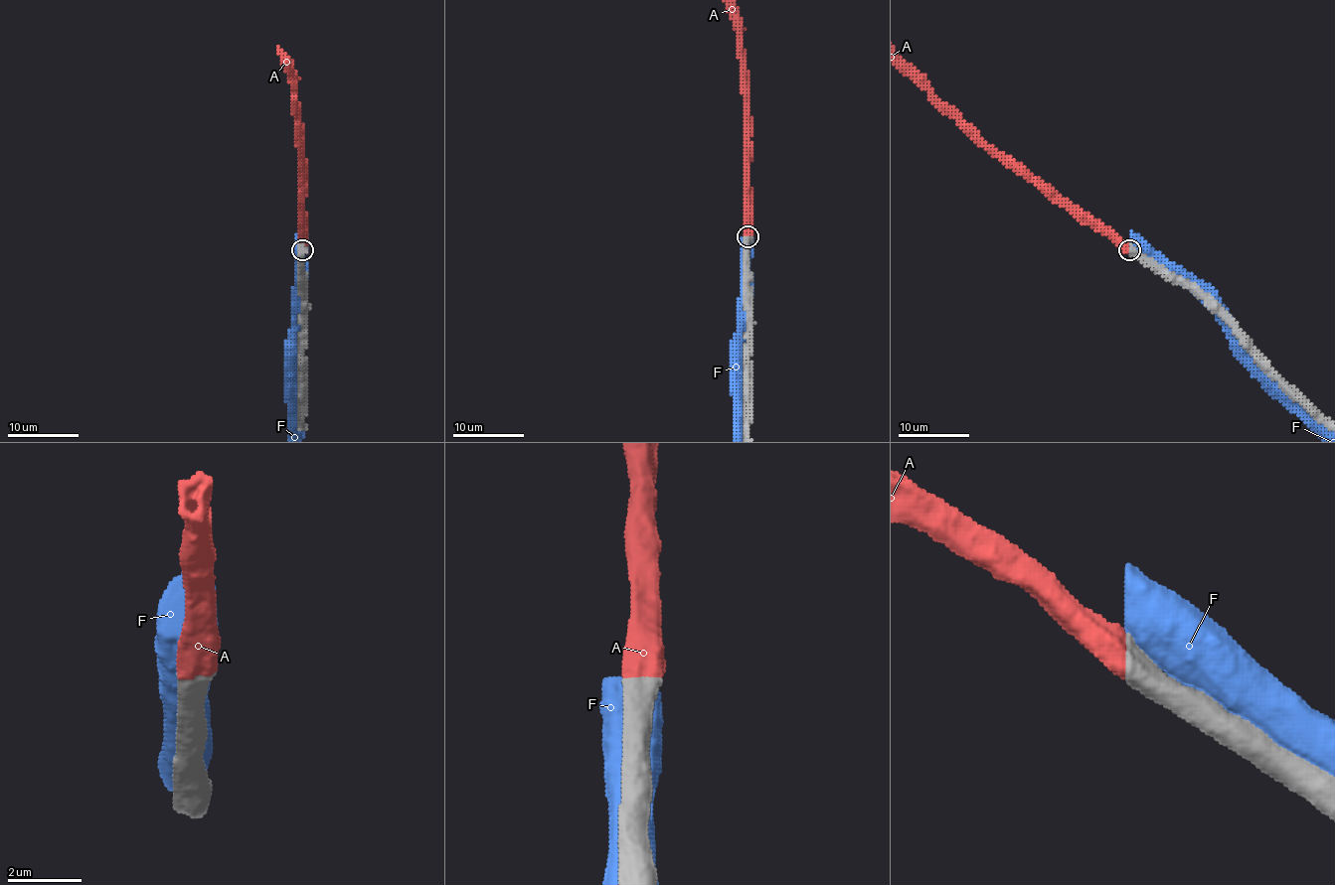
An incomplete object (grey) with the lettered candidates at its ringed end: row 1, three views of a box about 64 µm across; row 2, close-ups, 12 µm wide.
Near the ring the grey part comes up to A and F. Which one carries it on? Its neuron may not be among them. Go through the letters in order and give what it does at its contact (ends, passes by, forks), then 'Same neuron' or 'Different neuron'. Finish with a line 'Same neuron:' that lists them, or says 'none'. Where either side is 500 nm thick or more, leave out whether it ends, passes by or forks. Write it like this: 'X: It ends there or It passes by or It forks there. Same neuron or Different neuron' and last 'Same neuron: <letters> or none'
A: Same neuron
F: Different neuron
Same neuron: A

